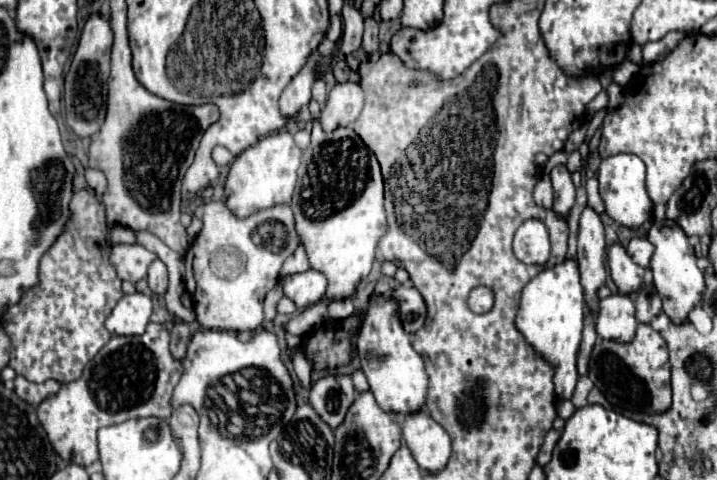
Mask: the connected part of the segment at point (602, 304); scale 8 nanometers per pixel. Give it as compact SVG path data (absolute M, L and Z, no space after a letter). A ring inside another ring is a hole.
M611 294L599 300L597 312L597 334L607 340L631 340L635 336L637 320L635 306L627 294Z

